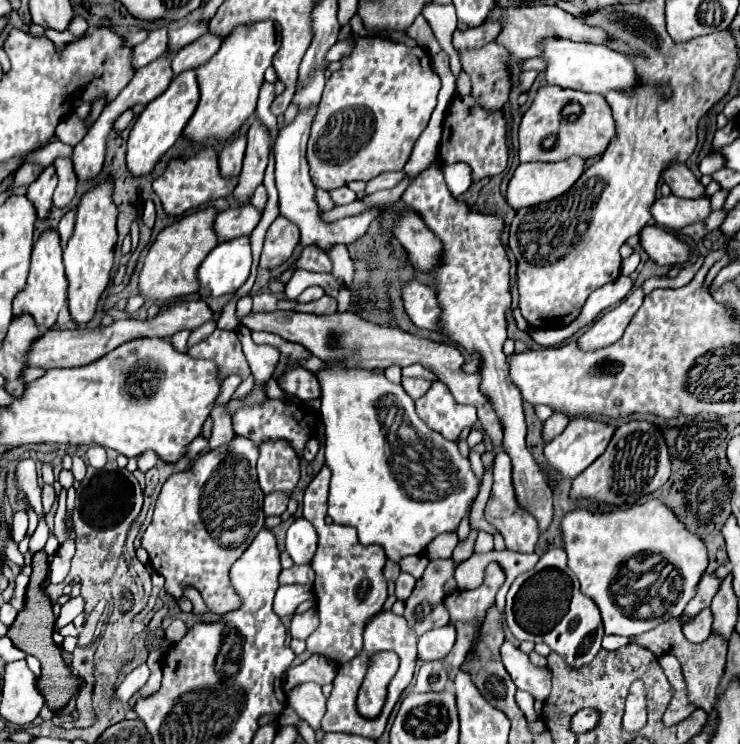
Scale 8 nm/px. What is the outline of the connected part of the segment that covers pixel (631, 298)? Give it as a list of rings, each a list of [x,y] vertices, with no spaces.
[[[636,289],[630,293],[624,301],[620,301],[614,309],[606,311],[598,321],[590,325],[586,333],[578,337],[578,347],[582,351],[598,351],[604,349],[604,345],[612,345],[630,323],[632,315],[638,311],[638,307],[644,301],[642,289]]]

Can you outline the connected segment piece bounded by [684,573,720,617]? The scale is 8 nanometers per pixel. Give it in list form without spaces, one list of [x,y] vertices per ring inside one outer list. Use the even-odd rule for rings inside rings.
[[[704,573],[702,579],[700,579],[700,583],[696,585],[694,597],[690,599],[690,603],[688,603],[686,609],[684,609],[684,615],[686,615],[686,617],[694,617],[694,615],[698,615],[702,609],[710,607],[710,601],[712,601],[712,597],[714,597],[714,593],[716,593],[718,587],[720,587],[720,579],[716,579],[714,575]]]

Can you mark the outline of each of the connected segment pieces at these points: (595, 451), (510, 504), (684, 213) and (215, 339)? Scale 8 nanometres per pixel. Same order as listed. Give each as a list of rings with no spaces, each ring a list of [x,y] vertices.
[[[570,421],[566,425],[566,429],[562,431],[562,435],[558,435],[554,441],[550,441],[544,447],[544,457],[546,457],[546,465],[560,473],[562,477],[578,477],[578,473],[582,473],[584,467],[588,467],[596,457],[600,457],[600,453],[604,453],[610,437],[614,433],[612,425],[606,425],[602,421]]]
[[[504,451],[496,453],[494,459],[494,485],[492,485],[492,495],[486,503],[486,511],[484,517],[490,525],[494,525],[506,541],[506,547],[510,551],[518,551],[518,553],[534,553],[536,541],[538,541],[538,529],[536,529],[536,519],[522,511],[516,501],[514,501],[514,493],[512,493],[512,465],[510,465],[510,457]]]
[[[676,195],[660,197],[652,205],[652,217],[658,225],[680,231],[688,225],[706,221],[706,217],[712,213],[712,205],[708,197],[700,199],[680,199]]]
[[[216,329],[210,337],[190,347],[188,354],[196,359],[214,361],[218,367],[220,381],[224,381],[230,375],[240,375],[240,379],[246,379],[250,375],[236,331]]]

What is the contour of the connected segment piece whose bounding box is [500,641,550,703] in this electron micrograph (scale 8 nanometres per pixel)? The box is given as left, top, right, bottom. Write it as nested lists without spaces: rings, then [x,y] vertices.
[[[504,641],[500,655],[502,655],[502,663],[504,663],[506,671],[512,675],[516,687],[528,691],[536,701],[544,703],[550,695],[550,671],[534,667],[528,661],[528,655],[524,655],[518,647],[514,647],[508,641]]]

